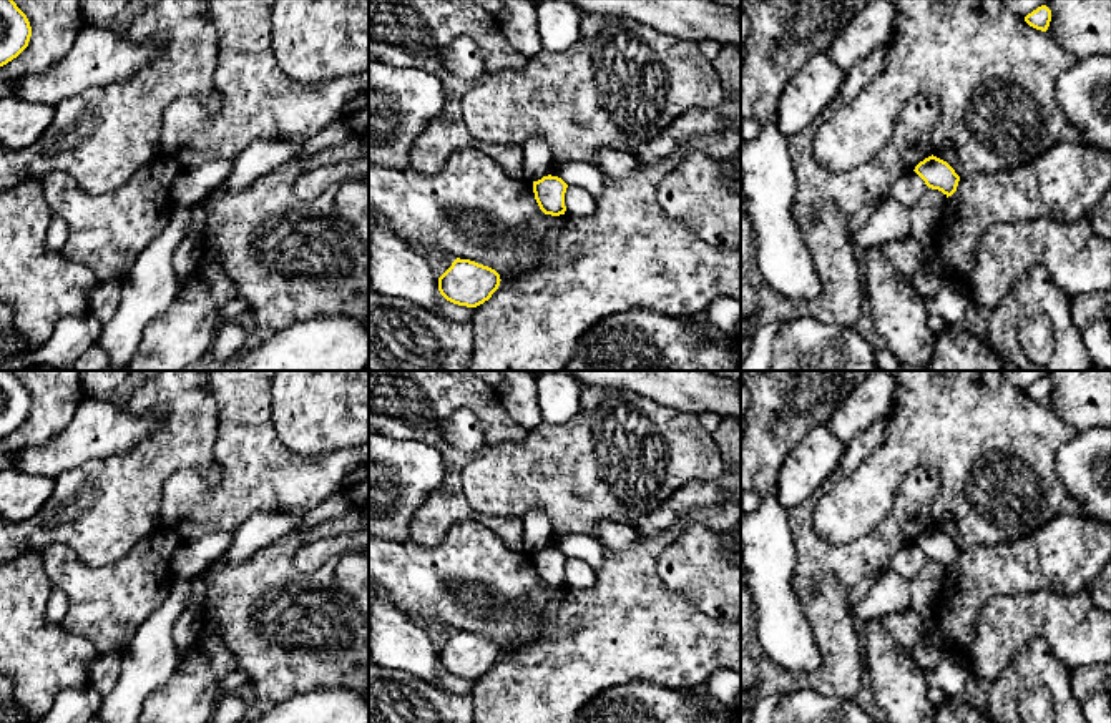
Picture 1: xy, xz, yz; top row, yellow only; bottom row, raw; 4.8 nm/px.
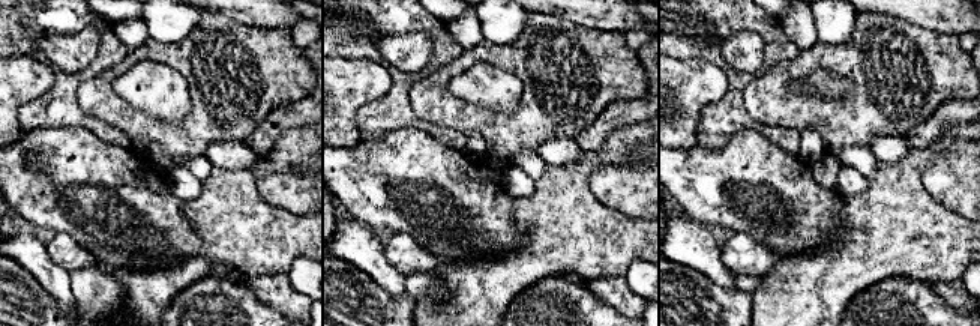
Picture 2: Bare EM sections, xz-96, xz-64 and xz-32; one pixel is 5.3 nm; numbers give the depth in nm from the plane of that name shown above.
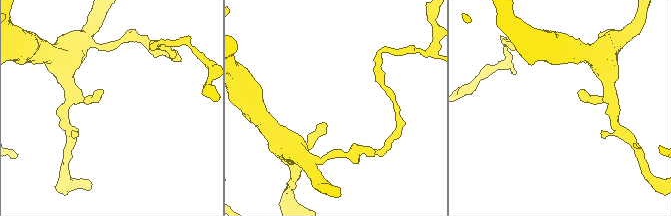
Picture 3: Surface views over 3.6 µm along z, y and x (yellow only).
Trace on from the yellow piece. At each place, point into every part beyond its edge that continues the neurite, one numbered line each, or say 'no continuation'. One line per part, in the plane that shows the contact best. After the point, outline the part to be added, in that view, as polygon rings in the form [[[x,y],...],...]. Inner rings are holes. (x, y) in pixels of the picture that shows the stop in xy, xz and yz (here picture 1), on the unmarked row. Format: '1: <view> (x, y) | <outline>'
no continuation

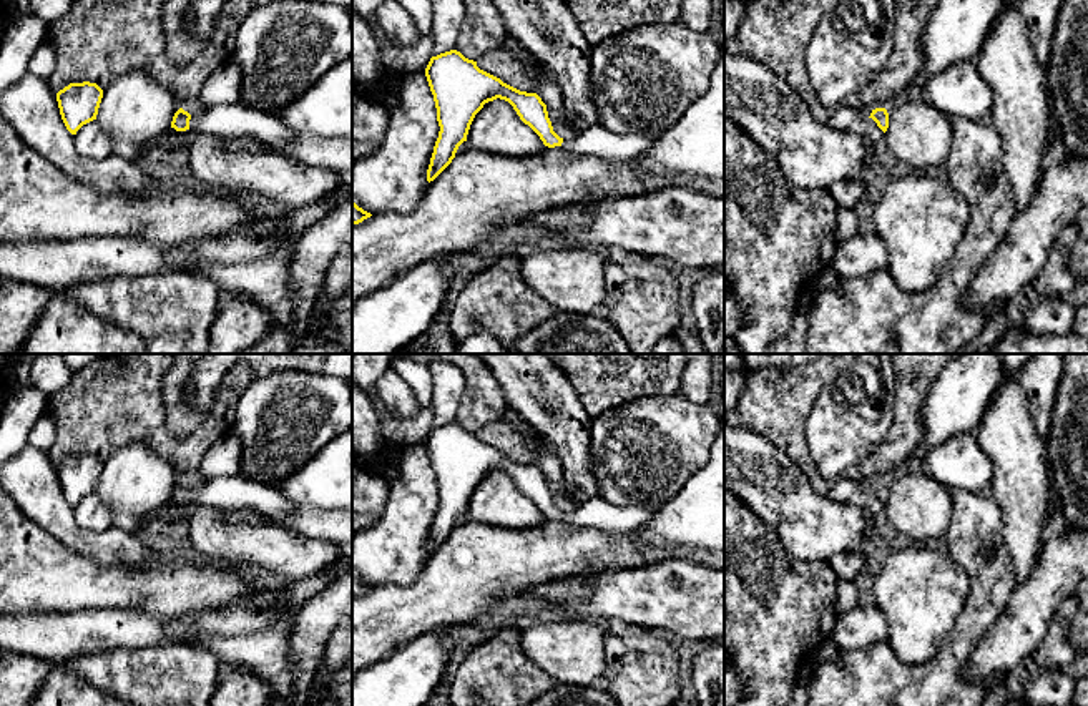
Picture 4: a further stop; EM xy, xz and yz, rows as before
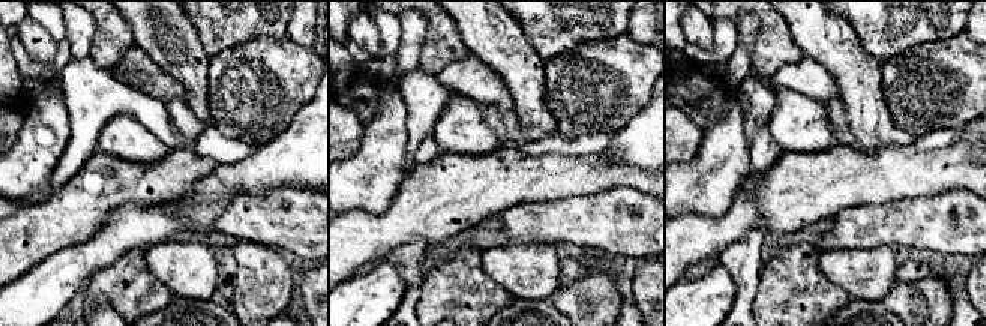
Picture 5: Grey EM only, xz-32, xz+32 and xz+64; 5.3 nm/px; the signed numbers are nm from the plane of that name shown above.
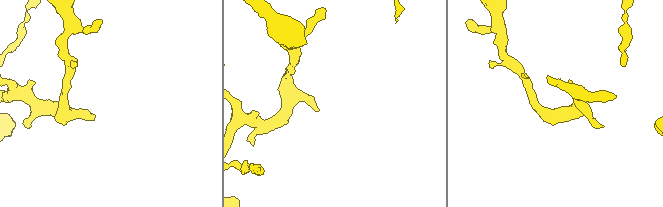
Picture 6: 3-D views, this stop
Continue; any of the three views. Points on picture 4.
1: xy (225, 492) | [[[241,475],[191,485],[189,503],[193,507],[252,508],[279,522],[291,522],[296,508],[296,503],[281,495],[277,488]]]

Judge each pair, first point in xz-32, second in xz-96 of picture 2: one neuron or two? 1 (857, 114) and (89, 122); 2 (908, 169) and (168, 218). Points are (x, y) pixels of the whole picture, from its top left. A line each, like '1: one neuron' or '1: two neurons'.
1: two neurons
2: two neurons

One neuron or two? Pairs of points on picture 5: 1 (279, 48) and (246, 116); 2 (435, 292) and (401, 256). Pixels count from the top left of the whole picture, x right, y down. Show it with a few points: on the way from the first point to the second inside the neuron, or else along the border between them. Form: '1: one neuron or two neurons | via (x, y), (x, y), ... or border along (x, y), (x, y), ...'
1: one neuron | via (278, 65), (272, 83), (255, 99)
2: two neurons | border along (426, 268), (414, 310)

